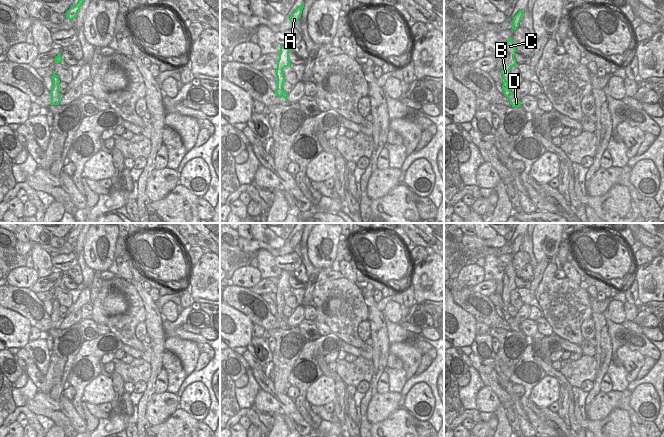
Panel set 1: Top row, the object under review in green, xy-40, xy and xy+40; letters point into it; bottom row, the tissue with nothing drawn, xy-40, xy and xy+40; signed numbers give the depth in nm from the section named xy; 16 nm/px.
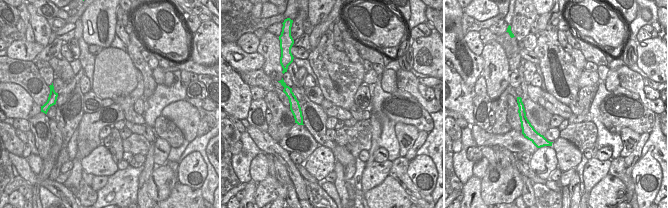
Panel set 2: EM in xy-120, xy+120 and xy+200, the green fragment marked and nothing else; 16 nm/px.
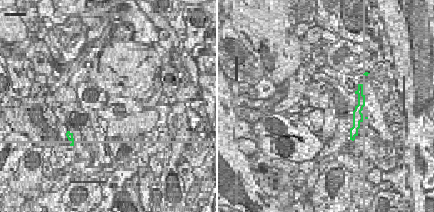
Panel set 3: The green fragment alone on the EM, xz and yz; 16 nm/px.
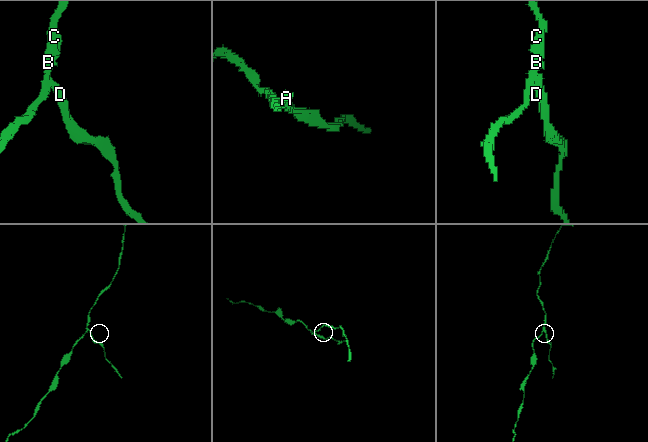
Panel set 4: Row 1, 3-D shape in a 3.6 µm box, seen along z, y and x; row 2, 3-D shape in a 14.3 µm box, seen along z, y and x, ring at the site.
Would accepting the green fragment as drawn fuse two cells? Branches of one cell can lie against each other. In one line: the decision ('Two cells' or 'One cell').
Two cells

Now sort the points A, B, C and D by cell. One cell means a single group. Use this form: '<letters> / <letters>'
A B C / D

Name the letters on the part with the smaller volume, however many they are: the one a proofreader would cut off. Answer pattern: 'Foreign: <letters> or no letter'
Foreign: D

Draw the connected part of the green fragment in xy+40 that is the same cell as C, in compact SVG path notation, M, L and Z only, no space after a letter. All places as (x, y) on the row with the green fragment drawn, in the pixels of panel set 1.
M510 38L504 44L503 67L501 70L501 74L504 80L503 85L505 87L508 87L508 81L510 80L510 69L513 66L517 66L516 60L514 58L516 51L516 46L514 45L512 38Z

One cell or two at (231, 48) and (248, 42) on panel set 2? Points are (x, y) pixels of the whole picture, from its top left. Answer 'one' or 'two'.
two

